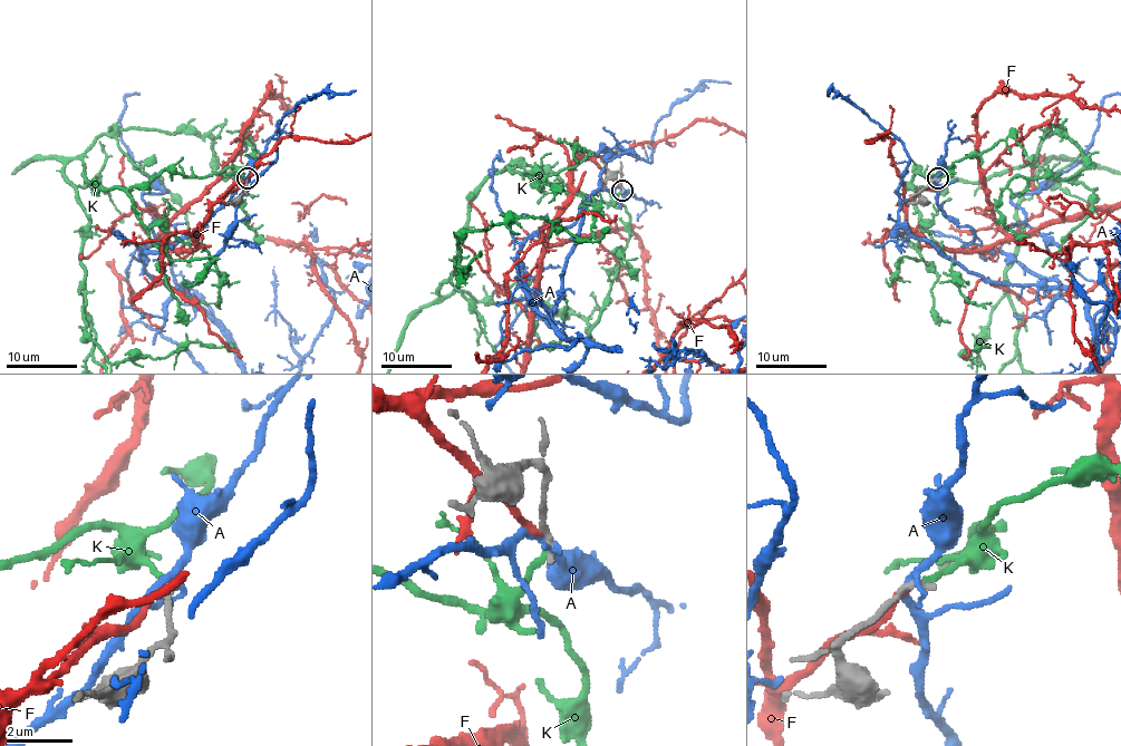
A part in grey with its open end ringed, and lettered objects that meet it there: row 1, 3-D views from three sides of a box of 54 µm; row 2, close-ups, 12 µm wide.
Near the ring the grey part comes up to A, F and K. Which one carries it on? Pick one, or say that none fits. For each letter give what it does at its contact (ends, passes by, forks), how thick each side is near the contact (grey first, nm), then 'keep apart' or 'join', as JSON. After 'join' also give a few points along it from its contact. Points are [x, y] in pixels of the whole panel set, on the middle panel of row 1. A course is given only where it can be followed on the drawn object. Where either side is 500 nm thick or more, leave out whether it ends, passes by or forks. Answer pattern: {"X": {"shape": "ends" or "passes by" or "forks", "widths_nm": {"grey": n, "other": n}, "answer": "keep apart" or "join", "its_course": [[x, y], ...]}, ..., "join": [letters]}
{"A": {"shape": "forks", "widths_nm": {"grey": 220, "other": 190}, "answer": "keep apart"}, "F": {"shape": "ends", "widths_nm": {"grey": 240, "other": 200}, "answer": "keep apart"}, "K": {"shape": "ends", "widths_nm": {"grey": 200, "other": 170}, "answer": "join"}, "join": ["K"]}

